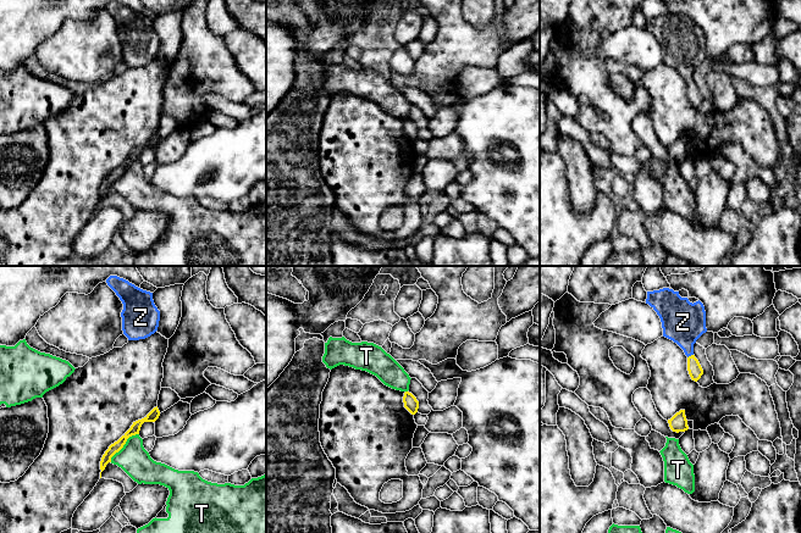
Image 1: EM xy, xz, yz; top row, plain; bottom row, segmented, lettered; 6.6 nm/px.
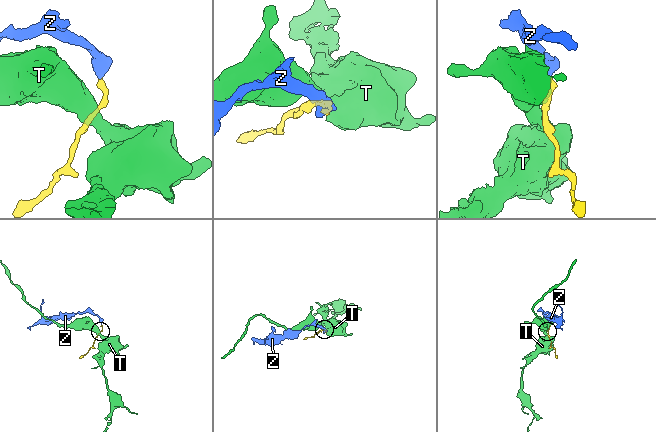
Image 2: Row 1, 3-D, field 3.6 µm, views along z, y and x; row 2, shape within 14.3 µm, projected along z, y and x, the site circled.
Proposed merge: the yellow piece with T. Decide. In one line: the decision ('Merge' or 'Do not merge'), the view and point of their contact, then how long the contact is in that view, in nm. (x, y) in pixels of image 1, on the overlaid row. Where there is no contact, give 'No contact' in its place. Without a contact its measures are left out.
Do not merge. Touches yellow at xy (123, 444). Shared border 260 nm

